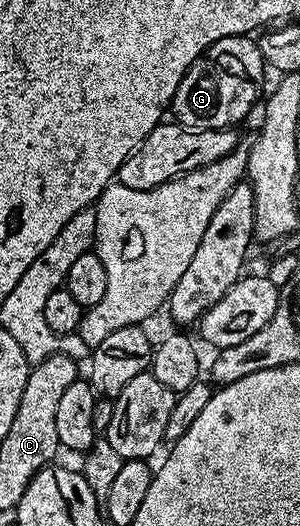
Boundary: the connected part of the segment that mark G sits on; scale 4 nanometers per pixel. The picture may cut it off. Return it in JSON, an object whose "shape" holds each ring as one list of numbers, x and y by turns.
{"shape":[[224,36,216,40,209,49,198,56,194,64,186,71,179,82,177,92,173,96,171,112,174,112,176,123,184,128,233,128,253,108,257,95,261,92,261,83,265,80,267,65,260,54,260,46,256,39,244,36]]}

